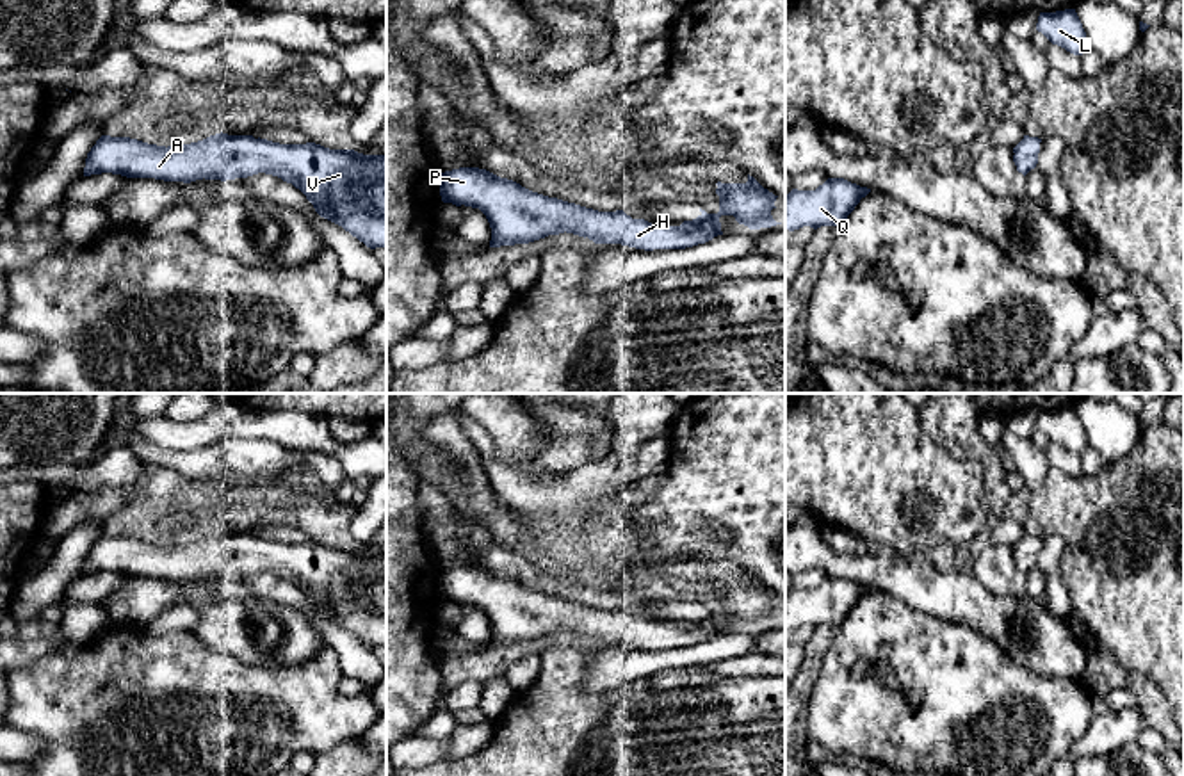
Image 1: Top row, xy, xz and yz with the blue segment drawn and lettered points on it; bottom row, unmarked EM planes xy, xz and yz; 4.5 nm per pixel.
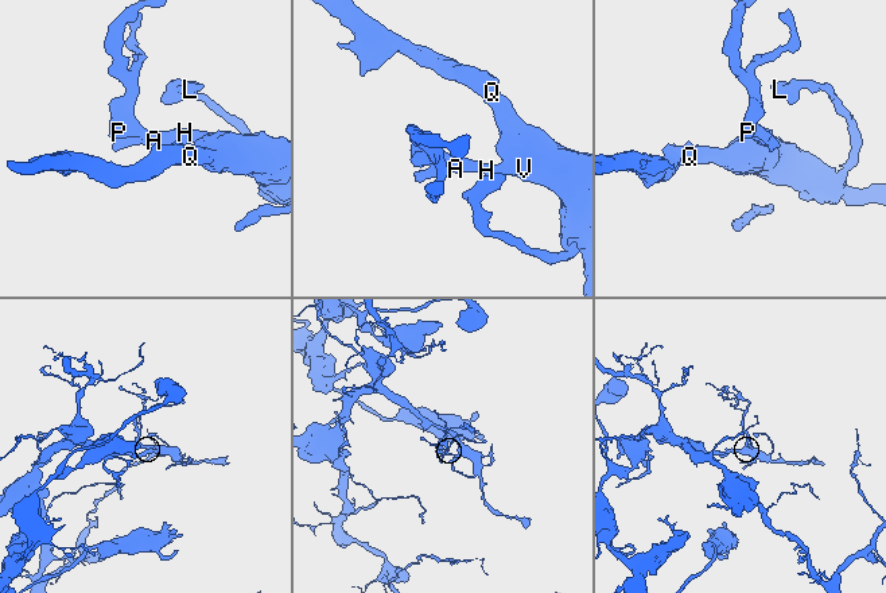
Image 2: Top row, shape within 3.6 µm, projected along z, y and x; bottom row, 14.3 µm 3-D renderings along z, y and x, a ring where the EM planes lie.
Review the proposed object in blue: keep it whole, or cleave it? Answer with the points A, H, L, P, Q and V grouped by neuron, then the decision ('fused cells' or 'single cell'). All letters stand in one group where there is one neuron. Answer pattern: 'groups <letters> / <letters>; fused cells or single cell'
groups A H L P Q V; single cell

